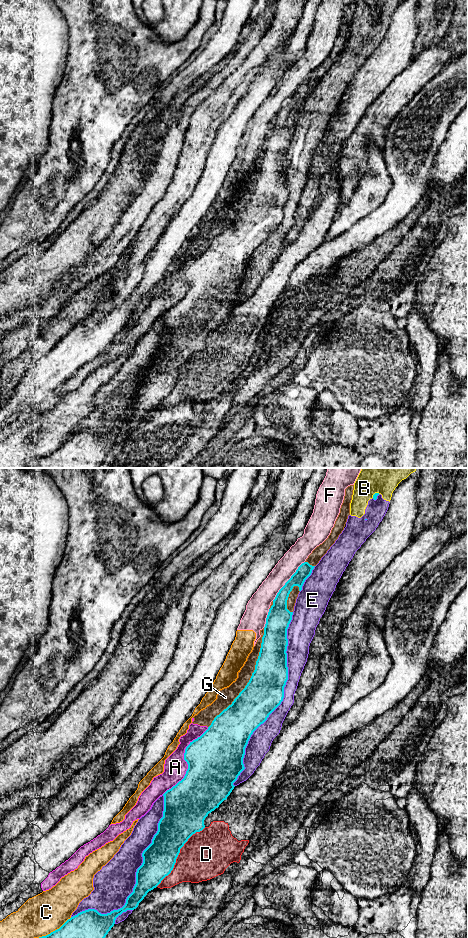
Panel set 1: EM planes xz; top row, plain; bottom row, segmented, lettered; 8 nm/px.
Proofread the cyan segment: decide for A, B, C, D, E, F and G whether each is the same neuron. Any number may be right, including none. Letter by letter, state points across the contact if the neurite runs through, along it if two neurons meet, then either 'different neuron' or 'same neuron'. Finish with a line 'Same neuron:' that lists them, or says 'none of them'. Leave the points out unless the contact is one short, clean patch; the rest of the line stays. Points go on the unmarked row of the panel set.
A: different neuron
B: different neuron
C: different neuron
D: different neuron
E: different neuron
F: different neuron
G: different neuron
Same neuron: none of them

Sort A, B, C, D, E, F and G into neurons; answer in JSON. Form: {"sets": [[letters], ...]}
{"sets": [["A", "G"], ["B", "E"], ["C", "F"], ["D"]]}

